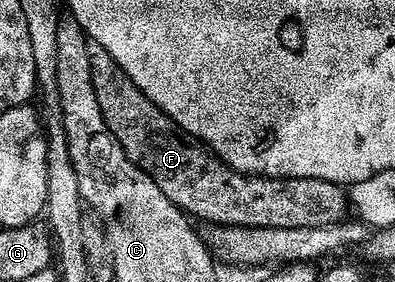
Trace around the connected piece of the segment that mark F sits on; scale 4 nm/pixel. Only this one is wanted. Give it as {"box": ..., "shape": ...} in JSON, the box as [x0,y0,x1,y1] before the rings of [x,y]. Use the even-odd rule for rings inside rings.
{"box":[88,41,348,229],"shape":[[[93,41],[88,45],[88,61],[92,65],[92,86],[96,88],[96,101],[100,105],[100,113],[104,113],[104,121],[108,125],[108,129],[112,133],[112,137],[116,137],[116,141],[120,141],[120,149],[124,149],[126,156],[132,160],[140,169],[144,169],[144,173],[148,173],[148,177],[152,177],[152,181],[156,181],[156,186],[160,189],[160,193],[164,193],[164,197],[168,197],[168,201],[172,201],[172,205],[176,205],[187,215],[197,219],[203,219],[203,224],[217,225],[219,227],[279,227],[280,229],[300,229],[301,227],[323,227],[324,225],[332,225],[333,223],[343,222],[347,218],[346,207],[348,208],[348,195],[339,184],[329,183],[323,179],[277,179],[276,177],[268,177],[267,175],[245,175],[236,169],[232,169],[224,160],[218,158],[210,148],[203,145],[199,139],[194,139],[184,129],[180,129],[176,125],[176,121],[172,121],[172,117],[168,117],[168,113],[164,113],[152,101],[148,101],[148,97],[144,97],[144,93],[140,93],[140,89],[136,89],[136,85],[128,77],[128,73],[124,73],[124,69],[120,69],[120,65],[116,65],[116,61],[112,61],[112,57],[104,49],[104,45]]]}

